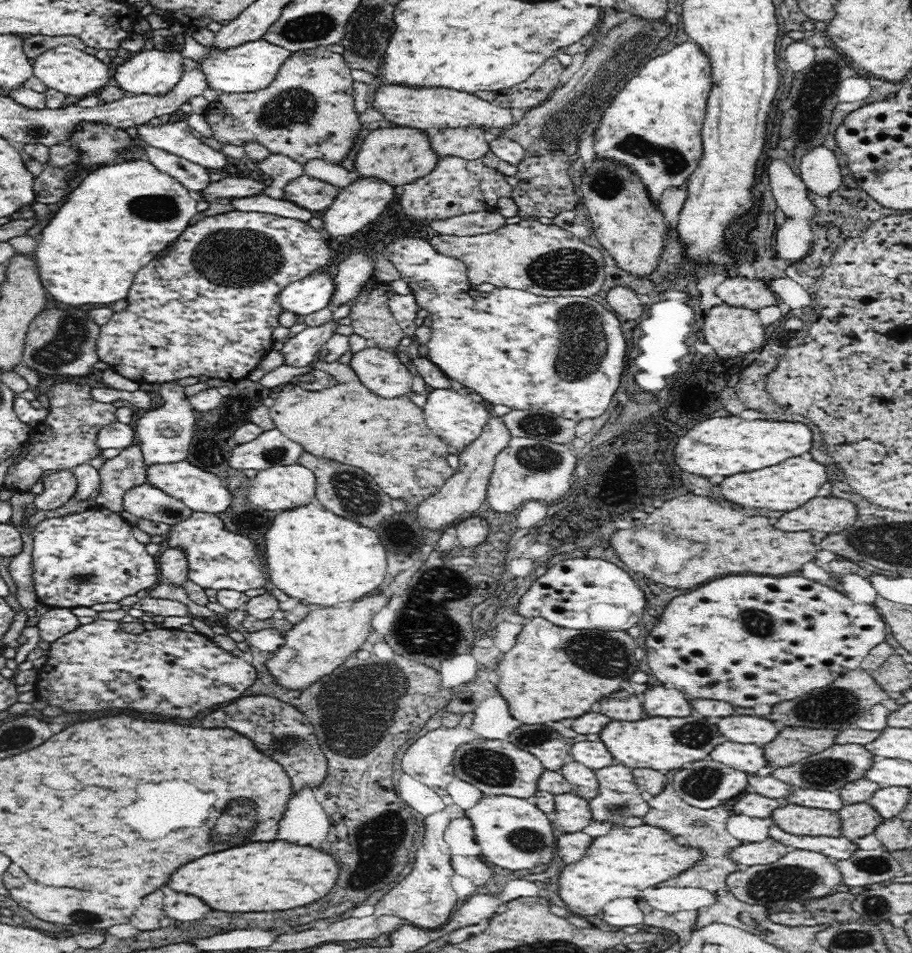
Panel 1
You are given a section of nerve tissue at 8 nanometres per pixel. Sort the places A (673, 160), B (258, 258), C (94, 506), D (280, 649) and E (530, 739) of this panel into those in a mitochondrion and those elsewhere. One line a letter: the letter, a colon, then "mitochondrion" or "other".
A: mitochondrion
B: mitochondrion
C: other
D: other
E: mitochondrion

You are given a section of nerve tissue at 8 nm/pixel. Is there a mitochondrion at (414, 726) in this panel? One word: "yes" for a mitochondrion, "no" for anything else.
no

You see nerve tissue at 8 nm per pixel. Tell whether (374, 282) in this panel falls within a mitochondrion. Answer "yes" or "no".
no

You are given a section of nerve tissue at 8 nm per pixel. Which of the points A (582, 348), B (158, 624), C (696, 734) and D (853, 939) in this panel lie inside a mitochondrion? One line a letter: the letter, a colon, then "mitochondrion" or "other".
A: mitochondrion
B: other
C: mitochondrion
D: mitochondrion

